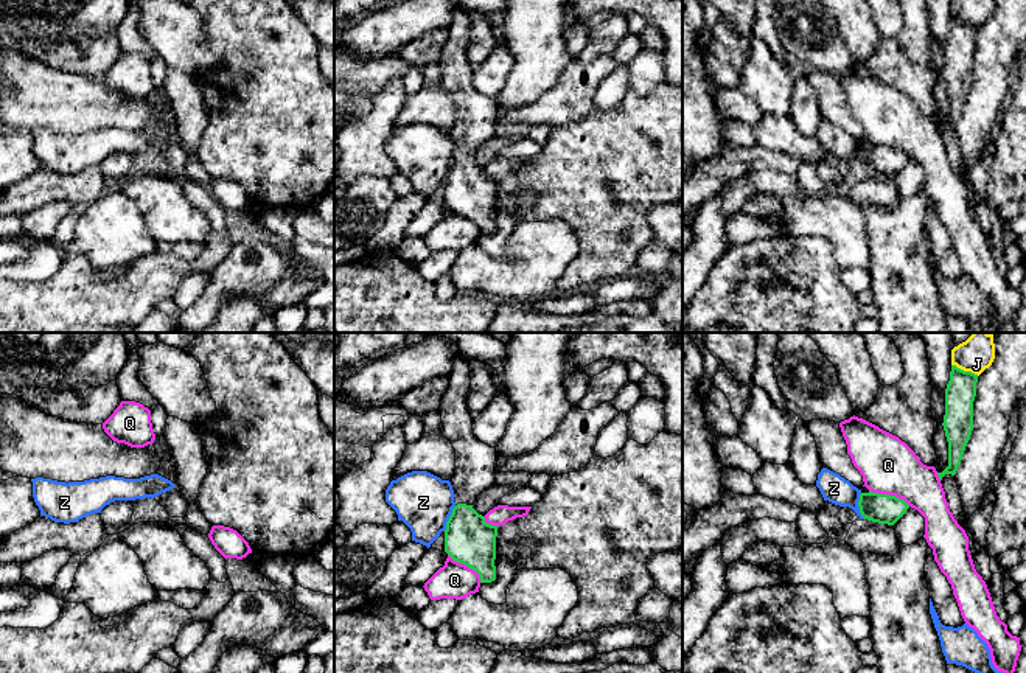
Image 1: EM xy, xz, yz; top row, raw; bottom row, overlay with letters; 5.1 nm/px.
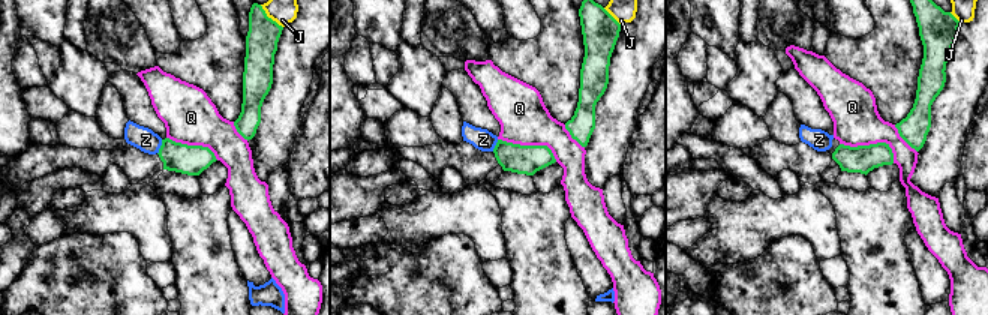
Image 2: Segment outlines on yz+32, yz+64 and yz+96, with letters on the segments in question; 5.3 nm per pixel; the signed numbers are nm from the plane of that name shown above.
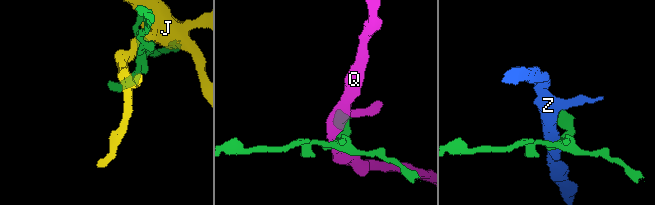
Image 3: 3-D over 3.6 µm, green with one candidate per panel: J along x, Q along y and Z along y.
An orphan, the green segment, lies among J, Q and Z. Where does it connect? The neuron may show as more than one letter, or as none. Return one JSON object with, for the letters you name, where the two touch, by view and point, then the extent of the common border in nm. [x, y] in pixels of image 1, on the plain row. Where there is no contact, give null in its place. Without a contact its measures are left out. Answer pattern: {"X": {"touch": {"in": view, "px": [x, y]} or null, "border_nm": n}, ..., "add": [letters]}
{"add": []}

